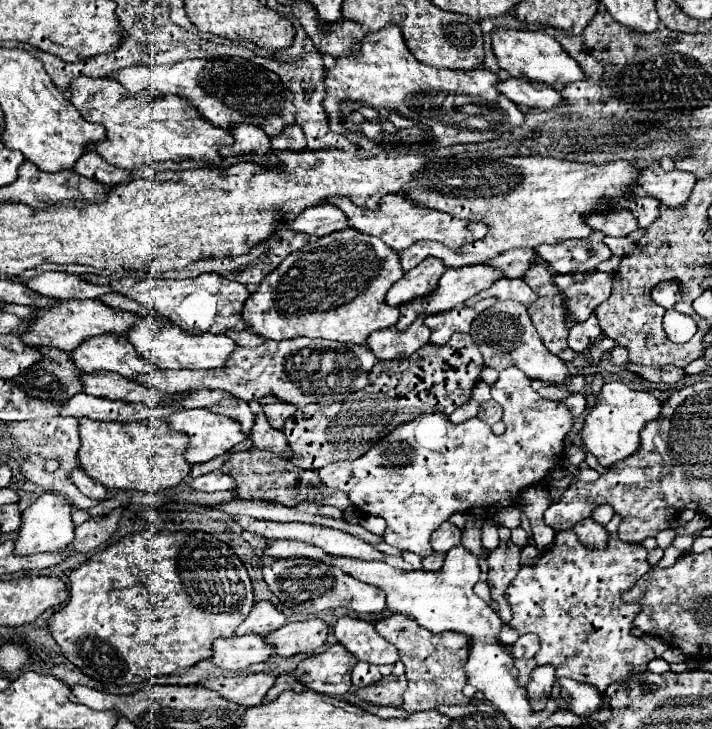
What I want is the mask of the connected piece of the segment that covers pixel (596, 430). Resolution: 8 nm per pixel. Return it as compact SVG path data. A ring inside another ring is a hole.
M608 382L602 386L594 408L584 416L584 426L580 432L582 444L592 452L602 466L612 466L618 460L628 458L640 446L640 430L646 422L656 420L660 412L660 402L648 392L630 390L622 382Z

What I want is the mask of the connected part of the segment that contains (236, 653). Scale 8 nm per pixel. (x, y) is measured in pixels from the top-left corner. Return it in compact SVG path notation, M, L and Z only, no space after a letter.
M232 636L226 640L216 640L214 642L214 656L212 662L216 666L220 666L222 670L228 672L238 672L238 670L246 670L252 664L258 662L266 662L270 656L274 656L276 652L272 652L272 648L268 648L268 644L264 644L262 636Z

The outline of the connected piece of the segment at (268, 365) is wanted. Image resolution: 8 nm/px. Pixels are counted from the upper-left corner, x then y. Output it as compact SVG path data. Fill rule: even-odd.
M296 338L296 340L266 340L258 348L236 348L228 356L224 368L216 370L152 370L148 374L140 374L132 378L146 388L162 390L168 394L188 392L196 388L208 390L226 390L232 396L250 402L260 400L268 394L274 394L282 402L294 406L306 404L332 404L342 400L344 396L364 388L368 384L368 372L376 364L376 356L368 352L364 346L354 344L336 344L332 340L320 338Z

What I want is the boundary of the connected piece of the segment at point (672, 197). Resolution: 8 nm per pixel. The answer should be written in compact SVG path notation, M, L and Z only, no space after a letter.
M652 162L648 168L640 170L638 174L638 186L644 194L654 196L662 204L676 208L688 200L692 188L696 184L696 178L688 172L682 172L678 168L674 170L662 170L658 162Z

